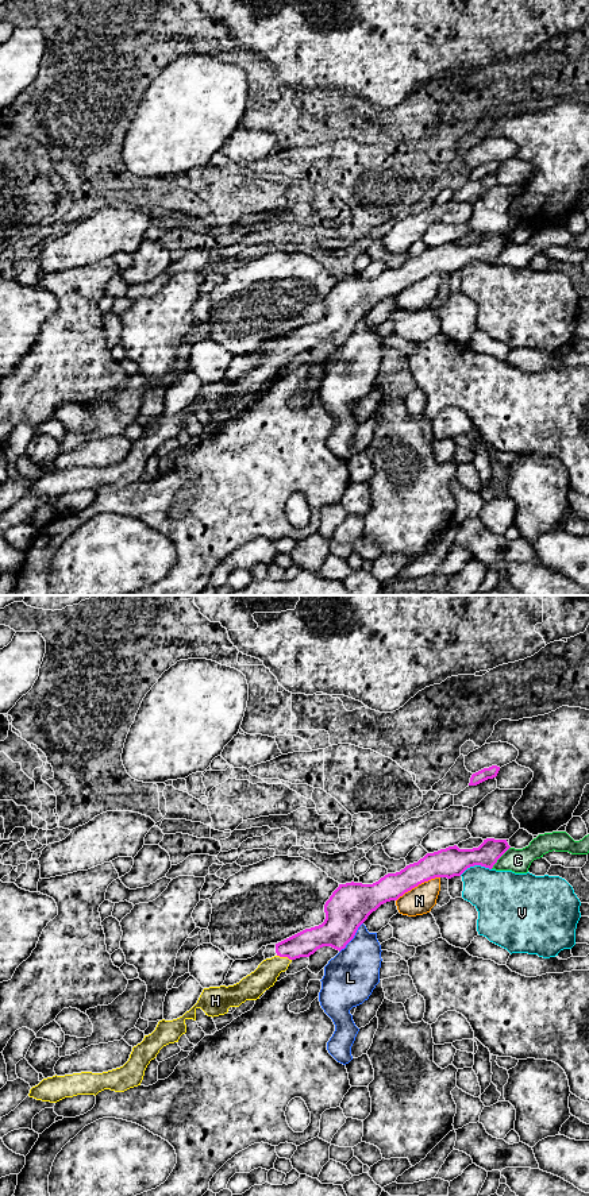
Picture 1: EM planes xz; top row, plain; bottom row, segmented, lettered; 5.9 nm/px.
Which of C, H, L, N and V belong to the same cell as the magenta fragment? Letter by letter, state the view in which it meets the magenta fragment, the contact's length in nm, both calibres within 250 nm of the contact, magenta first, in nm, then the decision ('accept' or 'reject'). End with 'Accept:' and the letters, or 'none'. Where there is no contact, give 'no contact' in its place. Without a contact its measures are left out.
C: xz | 180 nm | 140/140 nm | reject
H: xz | 90 nm | 150/140 nm | accept
L: xz | 240 nm | 260/300 nm | reject
N: xz | 300 nm | 180/170 nm | reject
V: xz | 200 nm | 180/320 nm | reject
Accept: H

